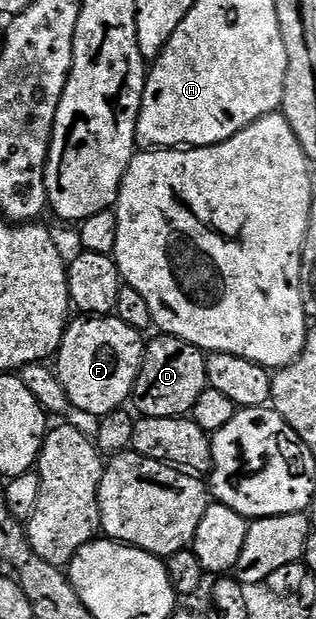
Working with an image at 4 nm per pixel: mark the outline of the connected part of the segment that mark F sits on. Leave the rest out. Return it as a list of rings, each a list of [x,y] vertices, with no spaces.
[[[78,316],[66,327],[66,335],[56,355],[56,375],[69,405],[75,410],[83,410],[97,416],[113,410],[121,410],[131,401],[136,376],[142,367],[142,358],[146,354],[146,342],[143,331],[124,324],[117,316]]]

